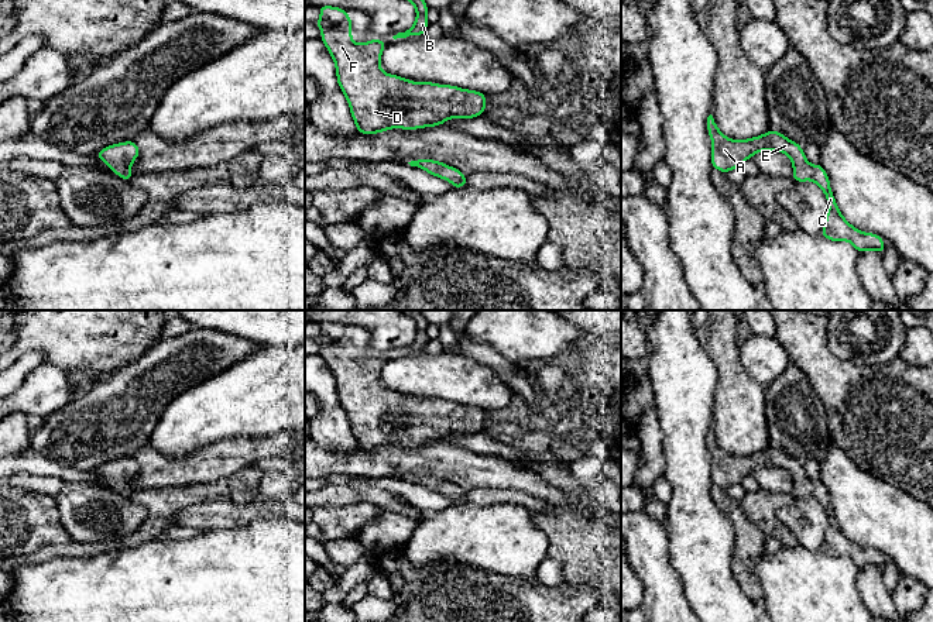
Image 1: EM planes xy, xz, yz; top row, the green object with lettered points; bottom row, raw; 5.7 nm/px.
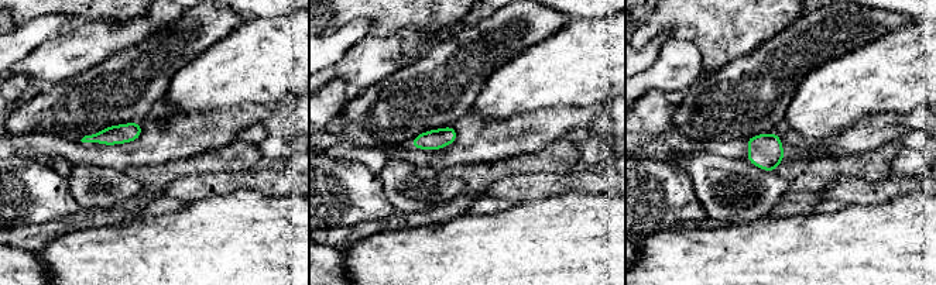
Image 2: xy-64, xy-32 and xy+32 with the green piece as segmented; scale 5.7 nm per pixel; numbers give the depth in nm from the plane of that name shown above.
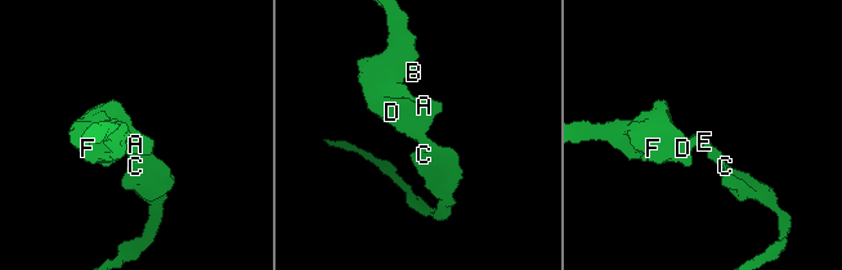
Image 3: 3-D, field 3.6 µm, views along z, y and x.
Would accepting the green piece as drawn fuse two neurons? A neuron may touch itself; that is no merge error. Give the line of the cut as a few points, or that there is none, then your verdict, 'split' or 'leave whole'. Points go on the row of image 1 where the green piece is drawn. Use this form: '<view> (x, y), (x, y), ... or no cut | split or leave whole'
no cut | leave whole

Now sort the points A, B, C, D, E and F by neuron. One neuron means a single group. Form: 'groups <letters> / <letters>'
groups A B C D E F

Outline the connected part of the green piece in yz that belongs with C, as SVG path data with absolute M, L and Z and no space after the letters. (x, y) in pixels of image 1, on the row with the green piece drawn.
M711 114L707 117L707 130L713 141L711 165L714 169L727 173L731 169L740 168L745 159L754 157L759 151L774 150L785 152L792 159L793 181L805 182L810 179L826 195L829 212L826 214L821 236L831 241L850 241L860 254L867 250L877 250L881 255L884 254L885 245L882 237L862 233L843 217L830 189L829 175L820 164L810 165L807 162L799 144L772 128L764 135L750 140L730 140L718 130Z

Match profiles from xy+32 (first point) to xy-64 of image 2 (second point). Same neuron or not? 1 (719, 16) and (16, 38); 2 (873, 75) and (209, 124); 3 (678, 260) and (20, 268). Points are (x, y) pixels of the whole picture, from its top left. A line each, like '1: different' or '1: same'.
1: different
2: different
3: different

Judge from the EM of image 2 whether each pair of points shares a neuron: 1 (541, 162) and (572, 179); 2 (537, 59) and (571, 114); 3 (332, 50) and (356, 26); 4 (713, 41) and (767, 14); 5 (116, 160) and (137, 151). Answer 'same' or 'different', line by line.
1: different
2: different
3: same
4: same
5: same

